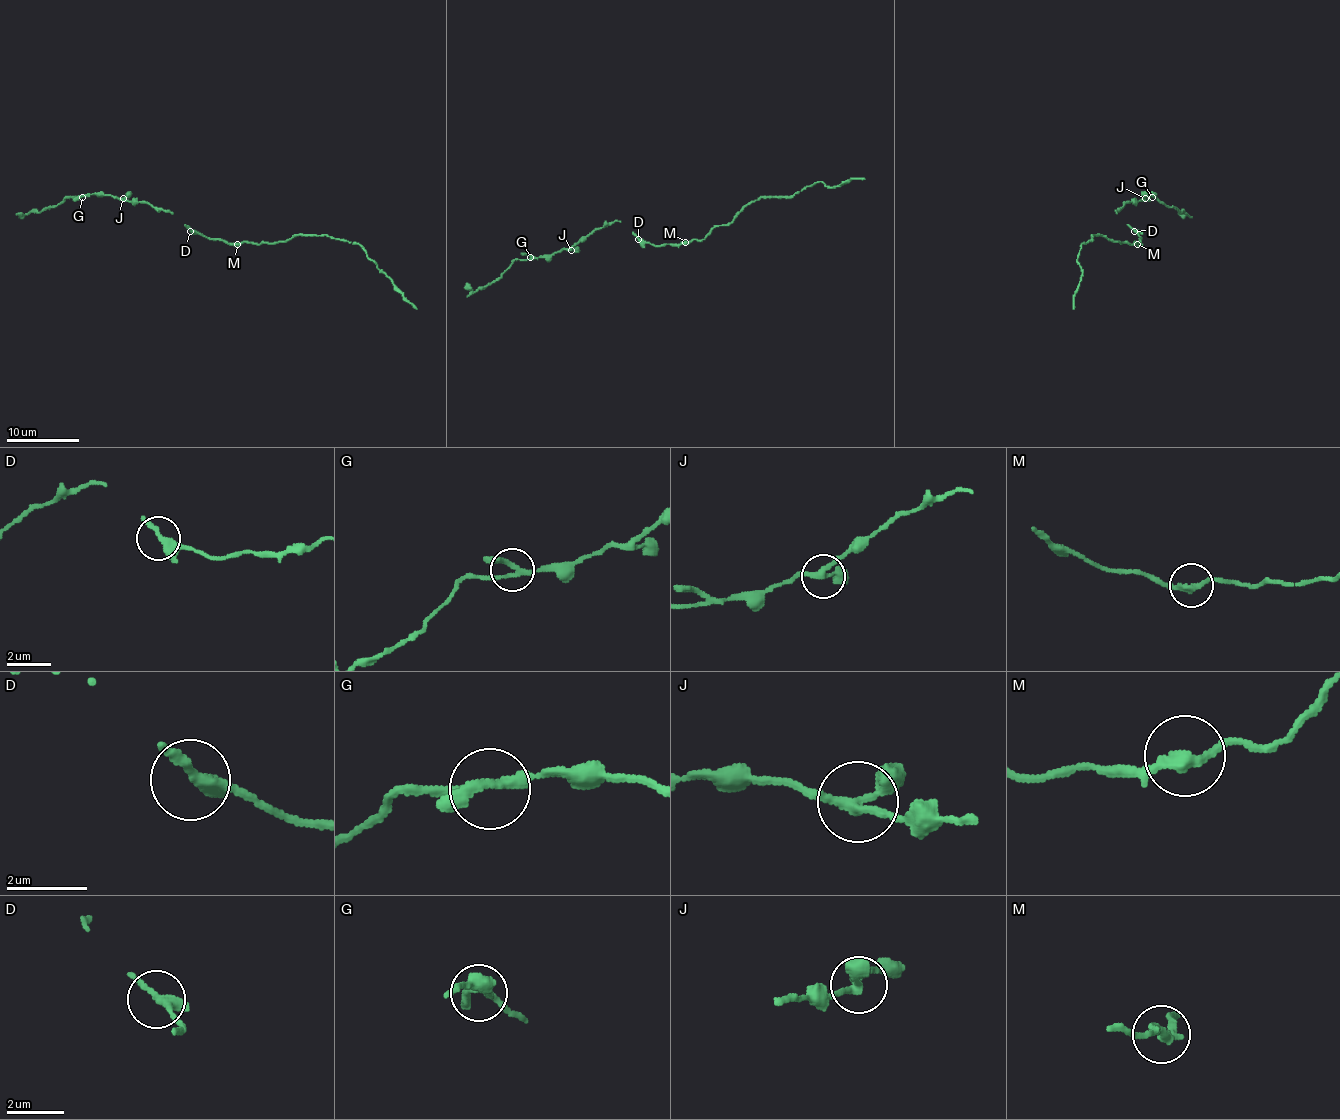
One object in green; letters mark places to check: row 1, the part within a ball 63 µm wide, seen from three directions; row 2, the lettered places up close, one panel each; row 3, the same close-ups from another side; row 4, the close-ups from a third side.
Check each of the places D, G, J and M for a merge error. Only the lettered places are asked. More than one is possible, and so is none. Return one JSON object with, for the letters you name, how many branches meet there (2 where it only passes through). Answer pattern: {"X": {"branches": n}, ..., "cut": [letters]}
{"cut": []}

